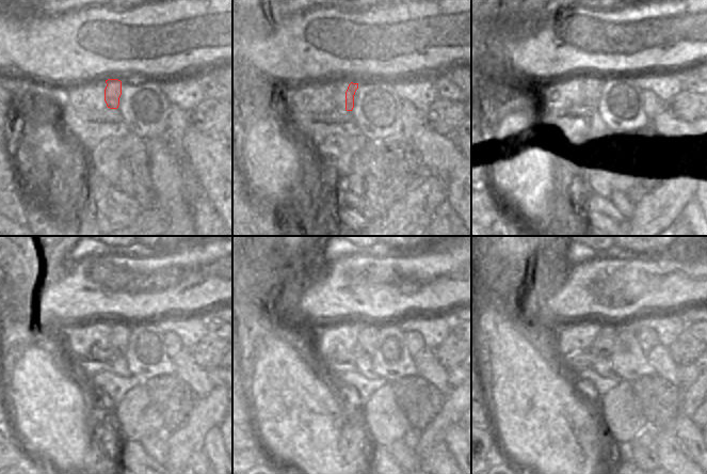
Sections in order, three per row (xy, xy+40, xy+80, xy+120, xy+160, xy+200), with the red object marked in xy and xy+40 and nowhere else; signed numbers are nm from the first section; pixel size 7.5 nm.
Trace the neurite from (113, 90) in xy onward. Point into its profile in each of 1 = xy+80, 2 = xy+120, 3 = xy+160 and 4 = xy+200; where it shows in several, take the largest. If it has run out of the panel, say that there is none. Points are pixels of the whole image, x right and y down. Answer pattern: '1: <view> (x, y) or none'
1: xy+80 (593, 99)
2: xy+120 (122, 331)
3: xy+160 (366, 340)
4: xy+200 (603, 346)

